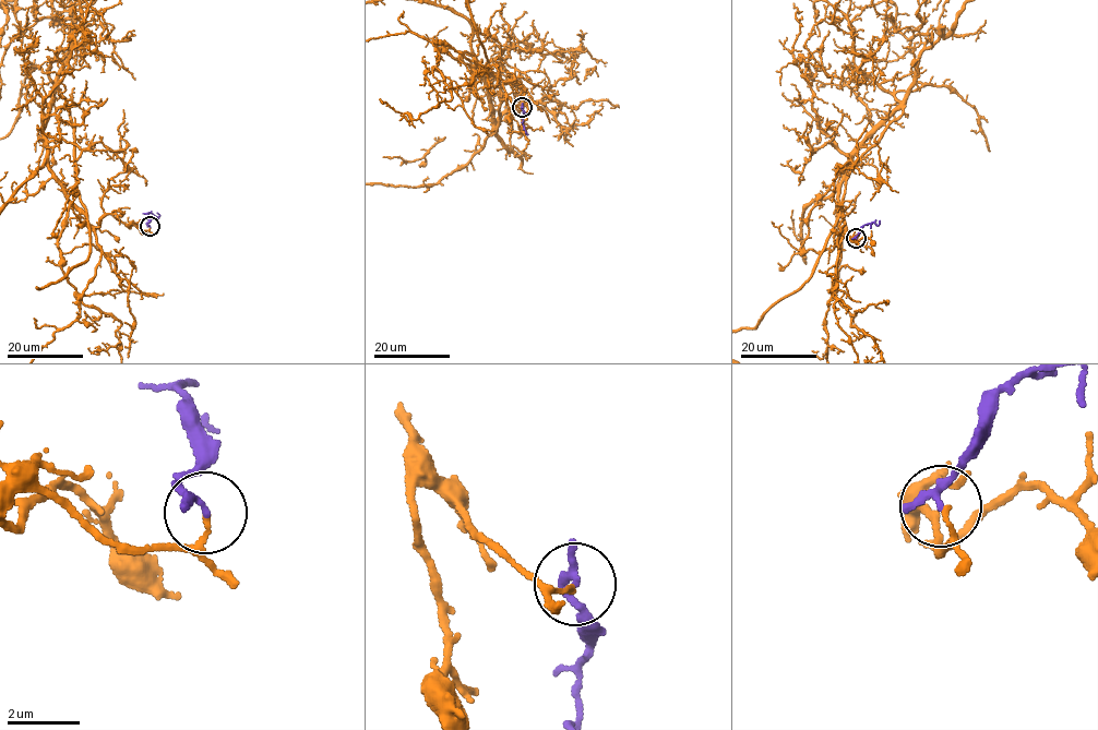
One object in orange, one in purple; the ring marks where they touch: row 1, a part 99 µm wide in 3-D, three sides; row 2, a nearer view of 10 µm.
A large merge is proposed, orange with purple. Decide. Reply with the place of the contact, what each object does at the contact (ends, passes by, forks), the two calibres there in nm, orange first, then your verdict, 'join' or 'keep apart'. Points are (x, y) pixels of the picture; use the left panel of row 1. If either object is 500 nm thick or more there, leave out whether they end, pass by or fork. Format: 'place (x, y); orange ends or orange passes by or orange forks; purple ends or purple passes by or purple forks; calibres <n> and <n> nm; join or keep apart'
place (150, 226); orange passes by; purple passes by; calibres 110 and 150 nm; keep apart

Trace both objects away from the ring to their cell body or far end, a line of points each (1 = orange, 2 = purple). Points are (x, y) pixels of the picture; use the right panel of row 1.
1: (857, 238), (840, 234), (838, 248), (842, 174), (900, 109), (851, 168), (814, 271)
2: (856, 238), (860, 228), (873, 222), (878, 225), (879, 220)

